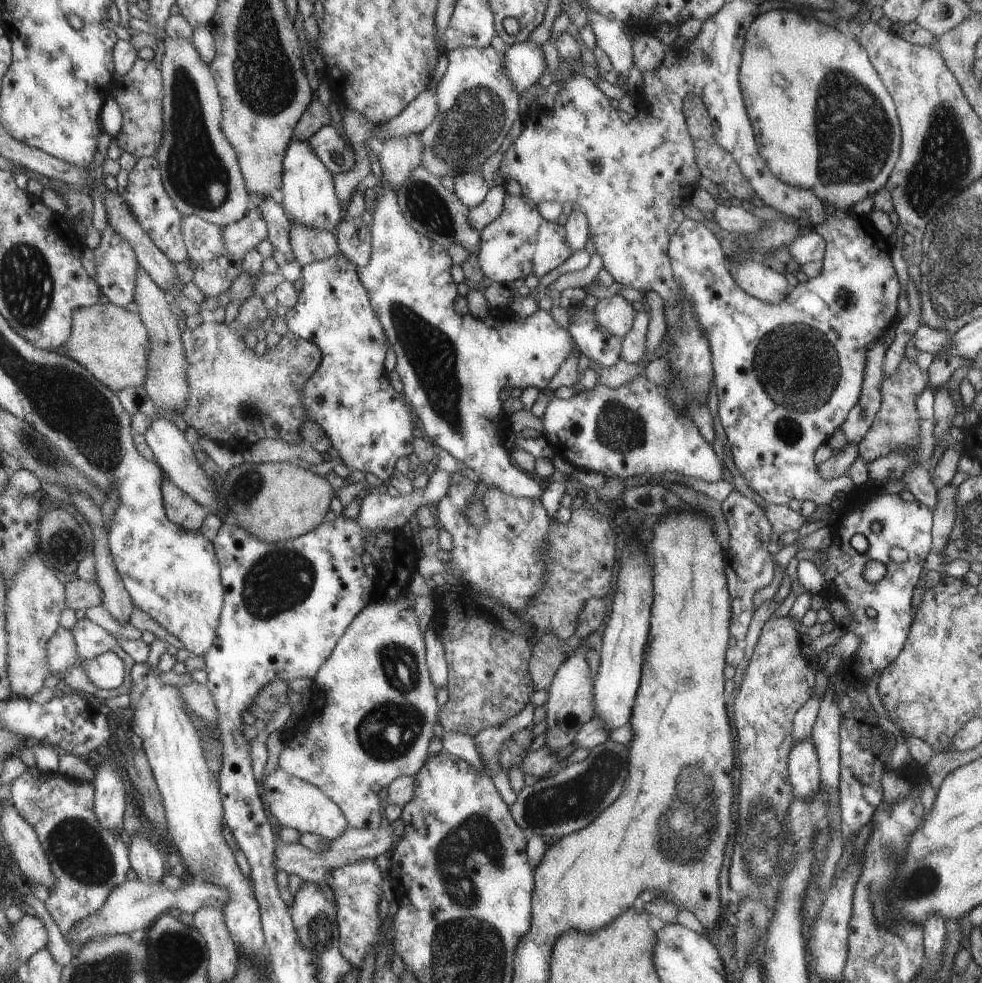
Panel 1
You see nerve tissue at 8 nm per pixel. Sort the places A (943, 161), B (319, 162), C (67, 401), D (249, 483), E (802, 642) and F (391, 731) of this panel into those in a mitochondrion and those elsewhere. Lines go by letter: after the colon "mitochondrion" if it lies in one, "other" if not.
A: mitochondrion
B: other
C: mitochondrion
D: mitochondrion
E: other
F: mitochondrion

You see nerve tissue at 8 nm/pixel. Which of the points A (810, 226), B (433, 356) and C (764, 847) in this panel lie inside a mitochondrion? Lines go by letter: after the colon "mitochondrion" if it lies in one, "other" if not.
A: other
B: mitochondrion
C: mitochondrion

